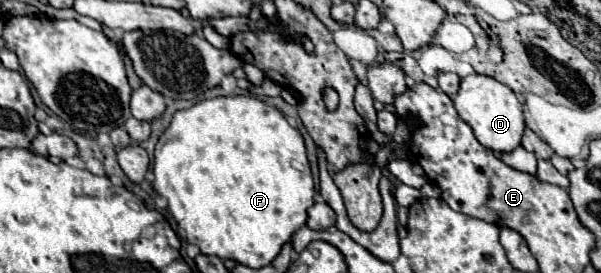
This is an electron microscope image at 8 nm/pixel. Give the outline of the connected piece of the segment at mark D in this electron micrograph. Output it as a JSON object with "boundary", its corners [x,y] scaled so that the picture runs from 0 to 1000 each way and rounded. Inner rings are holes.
{"boundary":[[[787,267],[774,289],[767,289],[767,319],[764,319],[760,348],[754,355],[754,377],[757,377],[764,429],[777,458],[784,458],[784,473],[800,531],[837,560],[837,553],[854,553],[867,524],[867,495],[874,473],[870,385],[864,377],[857,341],[844,311],[830,304],[827,289],[797,275],[797,267]]]}

